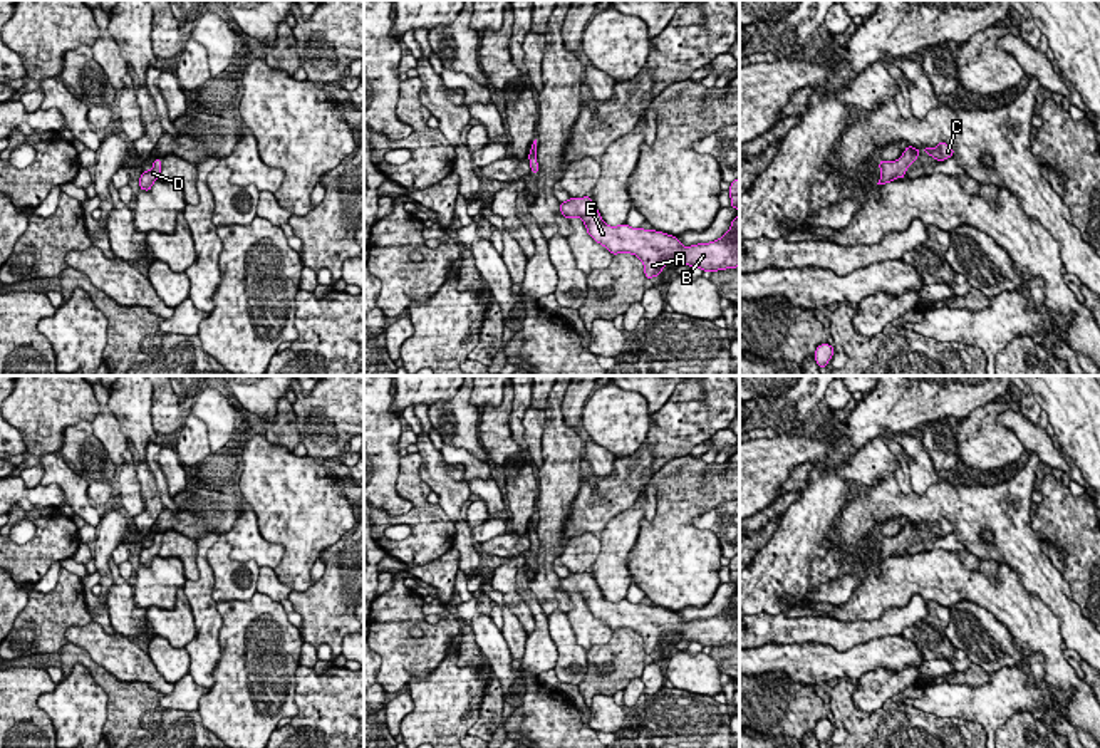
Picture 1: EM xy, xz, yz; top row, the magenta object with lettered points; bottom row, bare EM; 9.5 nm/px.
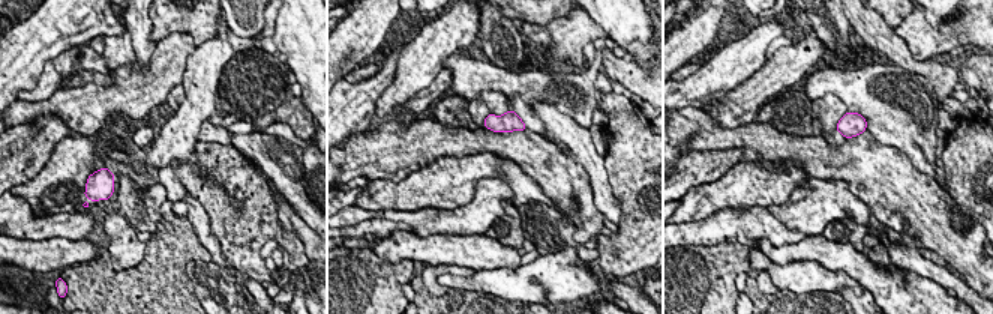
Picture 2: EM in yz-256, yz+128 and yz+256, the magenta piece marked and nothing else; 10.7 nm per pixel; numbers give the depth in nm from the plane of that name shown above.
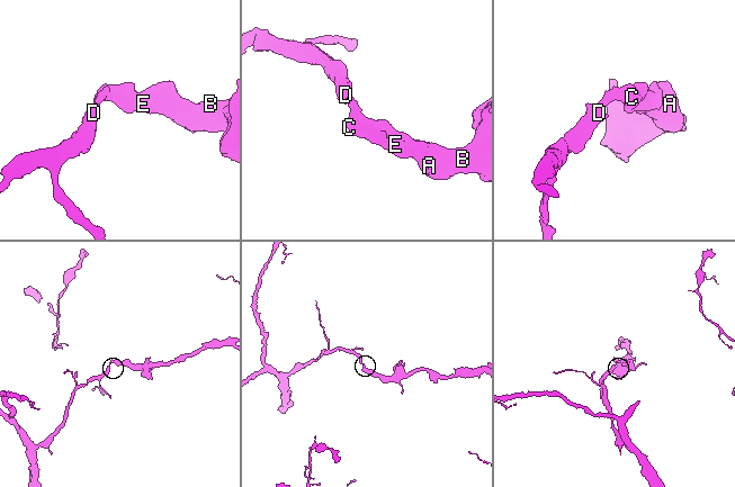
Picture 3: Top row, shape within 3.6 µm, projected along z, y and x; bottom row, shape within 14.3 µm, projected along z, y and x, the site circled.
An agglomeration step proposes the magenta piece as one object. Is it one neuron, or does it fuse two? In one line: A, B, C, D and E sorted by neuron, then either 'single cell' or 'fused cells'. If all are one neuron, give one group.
A B C D E; single cell

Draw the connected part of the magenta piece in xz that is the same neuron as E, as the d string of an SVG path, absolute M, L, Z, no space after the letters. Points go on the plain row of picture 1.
M590 572L560 579L565 594L582 594L587 609L612 631L632 629L644 639L646 654L657 652L666 641L681 632L679 641L699 642L703 647L736 644L739 641L739 589L729 605L711 619L682 622L677 612L656 605L630 604L627 599L604 599Z

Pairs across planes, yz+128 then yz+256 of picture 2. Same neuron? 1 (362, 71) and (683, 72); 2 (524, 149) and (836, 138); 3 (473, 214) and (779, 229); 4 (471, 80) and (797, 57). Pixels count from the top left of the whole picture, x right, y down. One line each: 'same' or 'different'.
1: same
2: different
3: different
4: different

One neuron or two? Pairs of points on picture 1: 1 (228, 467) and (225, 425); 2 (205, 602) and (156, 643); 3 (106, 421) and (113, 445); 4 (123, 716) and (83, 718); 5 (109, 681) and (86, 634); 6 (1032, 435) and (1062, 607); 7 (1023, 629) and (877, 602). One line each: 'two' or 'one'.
1: one
2: two
3: one
4: two
5: two
6: two
7: one

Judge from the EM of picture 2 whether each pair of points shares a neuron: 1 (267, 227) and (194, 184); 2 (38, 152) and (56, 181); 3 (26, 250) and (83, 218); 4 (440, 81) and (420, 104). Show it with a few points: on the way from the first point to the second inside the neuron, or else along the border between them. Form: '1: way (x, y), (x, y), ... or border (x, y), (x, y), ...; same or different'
1: way (249, 227), (239, 227), (212, 200); same
2: border (68, 135), (33, 176), (17, 184); different
3: border (15, 236), (81, 239); different
4: way (437, 87), (426, 98); same

